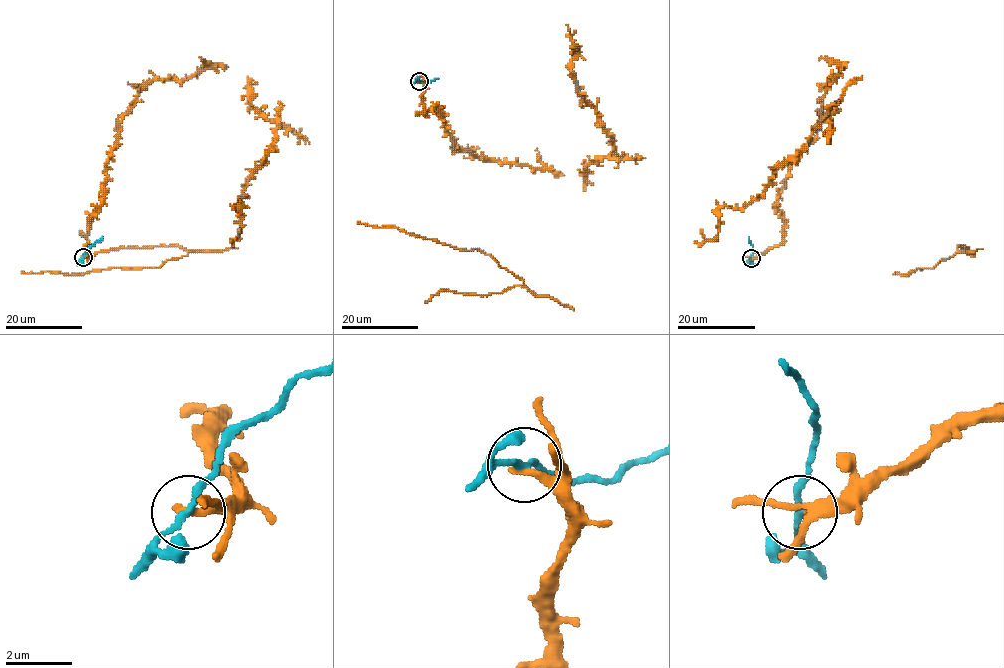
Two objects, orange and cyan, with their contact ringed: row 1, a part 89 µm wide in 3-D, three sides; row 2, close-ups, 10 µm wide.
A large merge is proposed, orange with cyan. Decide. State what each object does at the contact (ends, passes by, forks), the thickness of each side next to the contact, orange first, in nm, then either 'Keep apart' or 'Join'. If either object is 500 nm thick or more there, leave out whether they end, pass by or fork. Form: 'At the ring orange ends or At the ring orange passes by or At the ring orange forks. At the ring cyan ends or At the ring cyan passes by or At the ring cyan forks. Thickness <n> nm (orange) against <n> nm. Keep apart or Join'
At the ring orange passes by. At the ring cyan passes by. Thickness 190 nm (orange) against 190 nm. Keep apart

